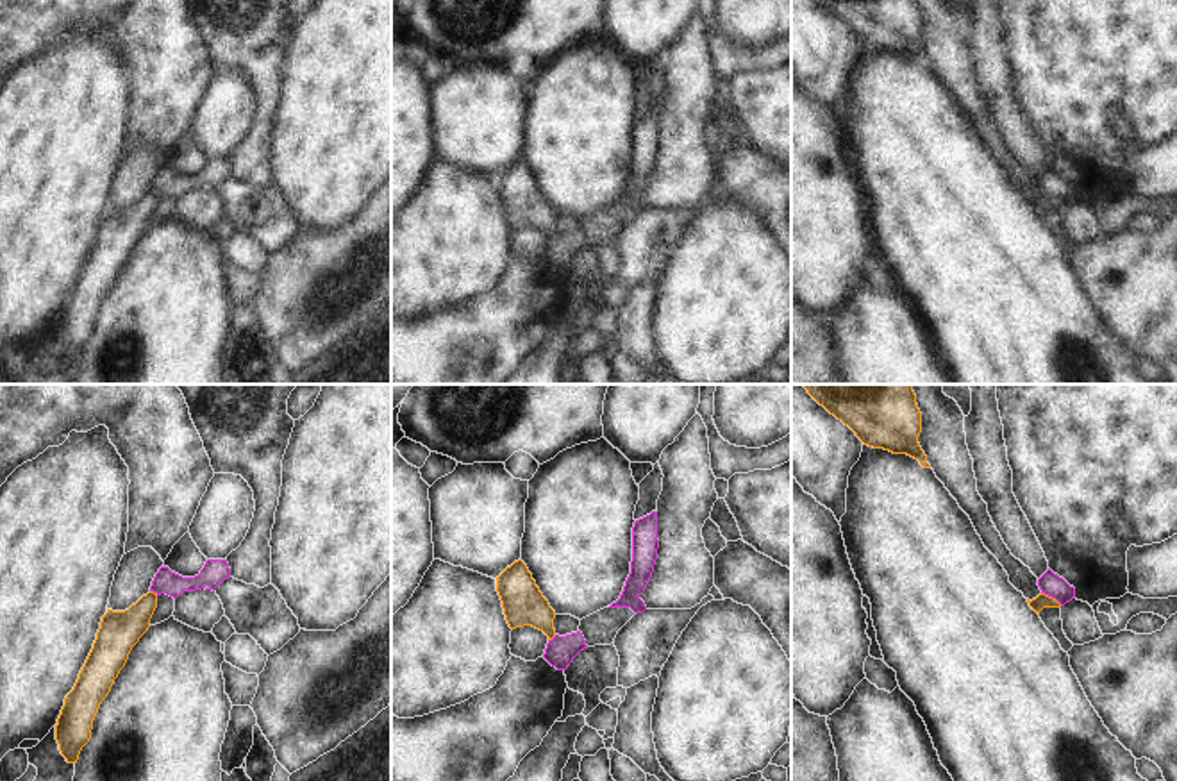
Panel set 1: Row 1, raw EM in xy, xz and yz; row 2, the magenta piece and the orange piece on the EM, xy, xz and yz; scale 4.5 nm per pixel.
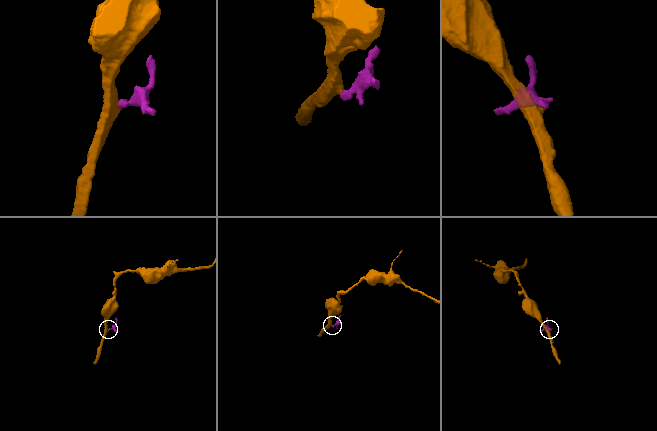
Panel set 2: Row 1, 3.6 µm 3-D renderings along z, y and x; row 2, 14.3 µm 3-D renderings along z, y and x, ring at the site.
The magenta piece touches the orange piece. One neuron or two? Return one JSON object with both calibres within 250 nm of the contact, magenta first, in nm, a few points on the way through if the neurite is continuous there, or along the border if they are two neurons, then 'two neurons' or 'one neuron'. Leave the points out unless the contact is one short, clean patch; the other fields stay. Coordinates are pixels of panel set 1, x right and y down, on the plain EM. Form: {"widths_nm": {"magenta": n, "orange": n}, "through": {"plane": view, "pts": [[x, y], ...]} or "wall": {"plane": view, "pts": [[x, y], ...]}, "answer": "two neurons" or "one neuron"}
{"widths_nm": {"magenta": 100, "orange": 70}, "wall": {"plane": "yz", "pts": [[1042, 192], [1061, 204]]}, "answer": "two neurons"}

